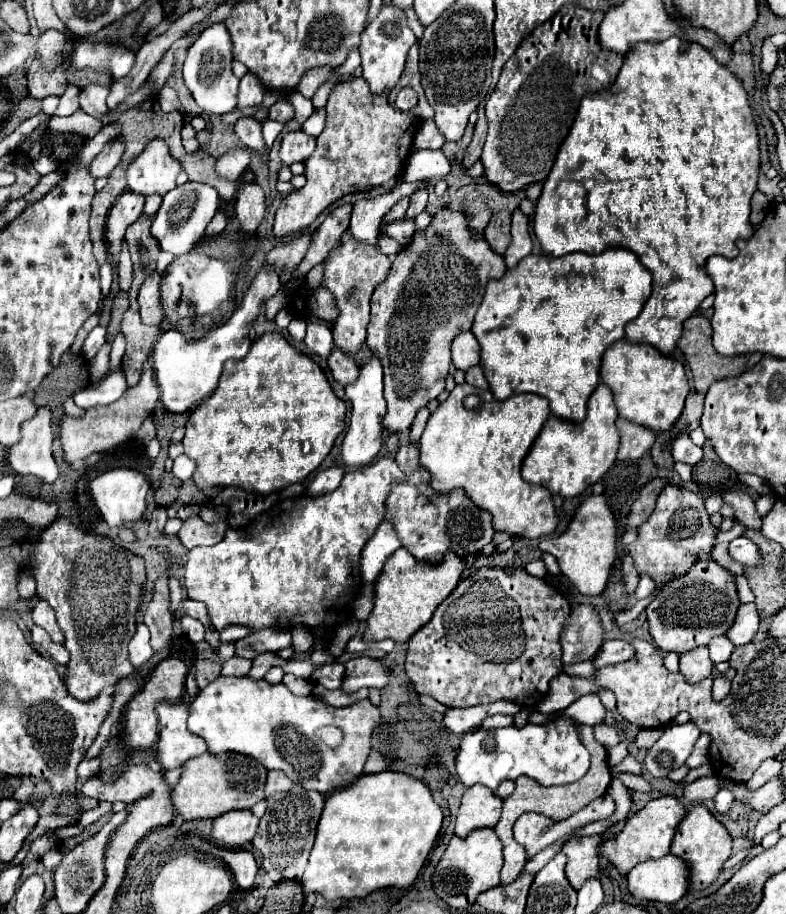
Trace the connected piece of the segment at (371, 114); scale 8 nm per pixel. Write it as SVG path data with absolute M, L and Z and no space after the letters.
M362 77L344 79L334 87L326 103L326 127L318 135L316 151L304 161L304 177L308 181L302 189L282 199L274 217L274 239L306 229L328 205L348 193L366 191L372 185L382 185L402 175L418 119L386 103L386 95L374 97L368 93L368 85Z

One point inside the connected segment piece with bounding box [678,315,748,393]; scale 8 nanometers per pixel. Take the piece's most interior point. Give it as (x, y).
(707, 366)

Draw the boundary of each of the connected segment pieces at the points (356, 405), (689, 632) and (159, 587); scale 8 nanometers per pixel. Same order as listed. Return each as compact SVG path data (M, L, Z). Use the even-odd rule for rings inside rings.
M370 357L364 367L360 369L360 377L356 383L346 387L346 397L352 405L350 411L350 425L348 431L344 435L342 441L342 463L350 469L360 469L366 467L380 451L382 447L382 425L380 425L380 417L386 413L386 401L382 397L382 365L376 357Z
M714 559L696 563L684 577L666 583L656 599L646 607L650 635L666 653L690 653L700 645L708 645L714 637L726 635L740 607L736 581L730 571Z
M160 575L154 583L152 601L146 607L144 623L152 633L152 647L160 651L172 635L172 611L170 611L170 587L168 577Z

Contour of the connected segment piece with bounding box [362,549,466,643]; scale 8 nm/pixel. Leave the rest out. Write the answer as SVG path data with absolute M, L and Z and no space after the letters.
M398 549L384 571L374 583L374 607L366 619L364 641L392 639L396 643L406 643L422 625L426 625L434 609L452 593L464 571L464 561L456 553L448 553L442 563L428 565L426 561L416 561L406 549Z

